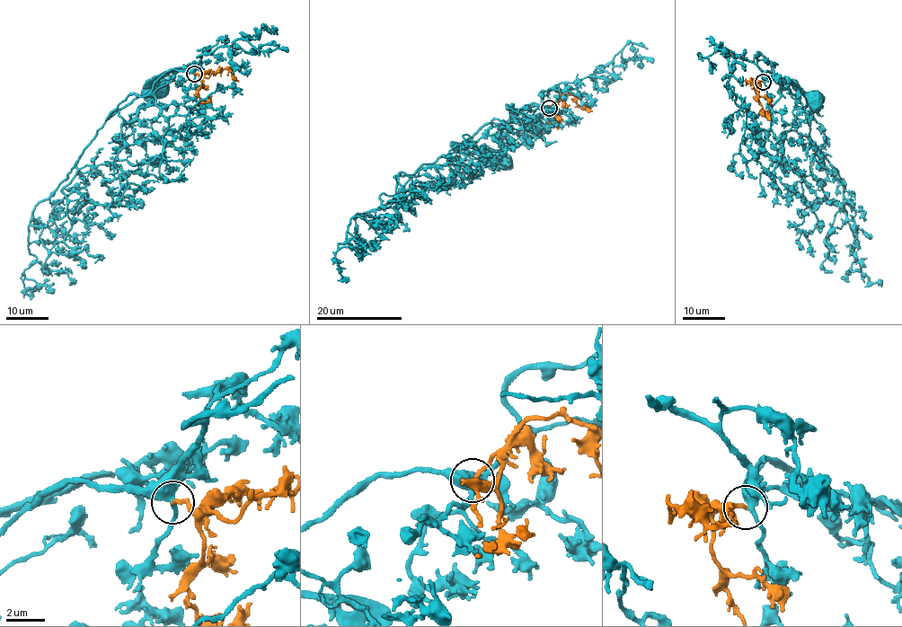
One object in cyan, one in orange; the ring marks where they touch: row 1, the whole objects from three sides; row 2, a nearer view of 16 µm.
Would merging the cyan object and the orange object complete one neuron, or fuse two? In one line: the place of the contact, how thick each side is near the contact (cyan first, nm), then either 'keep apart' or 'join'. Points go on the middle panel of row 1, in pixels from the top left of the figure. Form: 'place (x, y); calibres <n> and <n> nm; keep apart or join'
place (549, 108); calibres 420 and 200 nm; join

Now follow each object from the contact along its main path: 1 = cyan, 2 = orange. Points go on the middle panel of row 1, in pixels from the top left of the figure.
1: (549, 108), (526, 107), (455, 142), (455, 149), (487, 151), (499, 163)
2: (549, 107), (562, 94), (569, 93), (580, 109), (592, 111)

